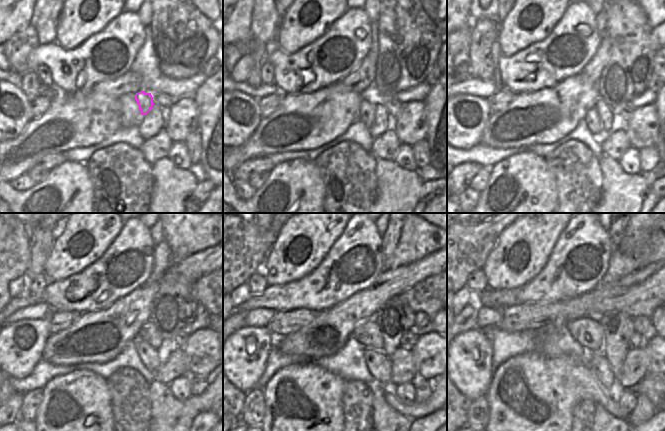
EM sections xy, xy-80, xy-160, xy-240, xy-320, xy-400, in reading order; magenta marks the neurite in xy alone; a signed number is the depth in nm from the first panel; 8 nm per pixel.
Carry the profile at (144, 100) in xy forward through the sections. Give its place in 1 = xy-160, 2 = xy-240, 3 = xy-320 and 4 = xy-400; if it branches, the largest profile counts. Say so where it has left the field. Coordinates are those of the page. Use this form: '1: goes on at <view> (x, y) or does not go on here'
1: goes on at xy-160 (593, 122)
2: goes on at xy-240 (152, 358)
3: goes on at xy-320 (379, 365)
4: goes on at xy-400 (598, 362)

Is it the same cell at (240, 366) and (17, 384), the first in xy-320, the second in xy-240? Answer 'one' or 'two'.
two

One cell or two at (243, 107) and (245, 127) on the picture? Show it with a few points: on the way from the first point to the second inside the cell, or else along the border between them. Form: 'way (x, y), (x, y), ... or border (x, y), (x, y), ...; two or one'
way (243, 112), (244, 122); one

